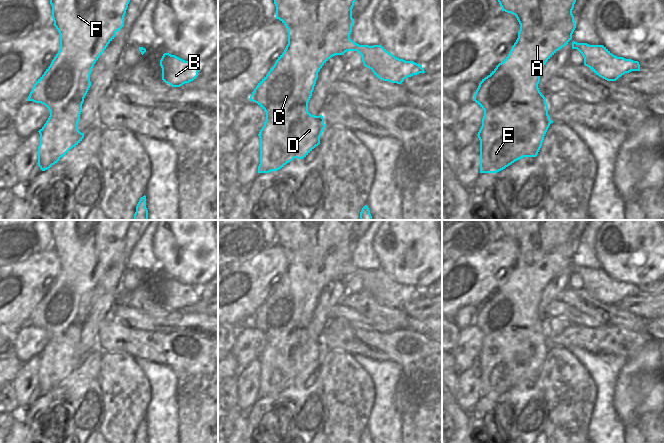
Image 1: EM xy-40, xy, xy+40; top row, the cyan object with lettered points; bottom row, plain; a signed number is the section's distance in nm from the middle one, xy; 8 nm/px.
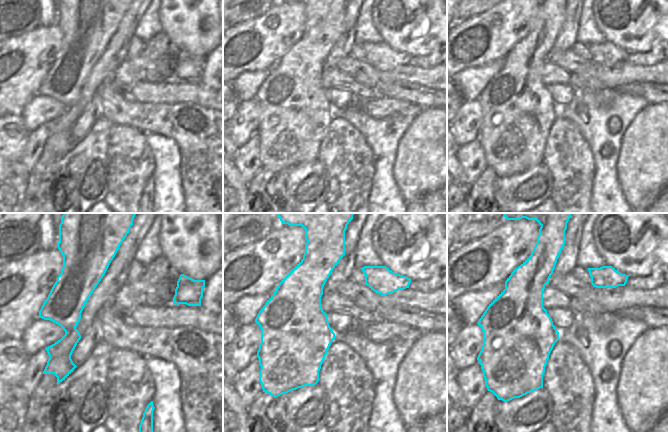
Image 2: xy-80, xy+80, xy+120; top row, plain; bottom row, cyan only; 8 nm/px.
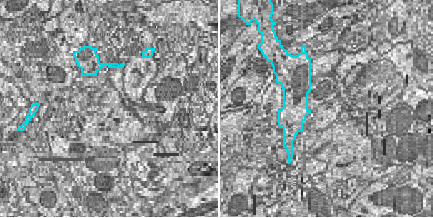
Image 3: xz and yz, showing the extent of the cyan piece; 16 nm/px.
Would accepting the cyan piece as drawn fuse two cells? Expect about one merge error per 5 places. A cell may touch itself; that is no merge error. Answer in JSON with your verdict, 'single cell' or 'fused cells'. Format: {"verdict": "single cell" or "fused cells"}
{"verdict": "fused cells"}

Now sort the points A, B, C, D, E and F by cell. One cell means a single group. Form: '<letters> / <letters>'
A C D E F / B

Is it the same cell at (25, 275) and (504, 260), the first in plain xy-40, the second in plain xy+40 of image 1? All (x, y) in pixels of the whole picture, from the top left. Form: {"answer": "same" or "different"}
{"answer": "same"}

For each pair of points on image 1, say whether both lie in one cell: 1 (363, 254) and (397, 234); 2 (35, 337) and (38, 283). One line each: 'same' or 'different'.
1: different
2: different

